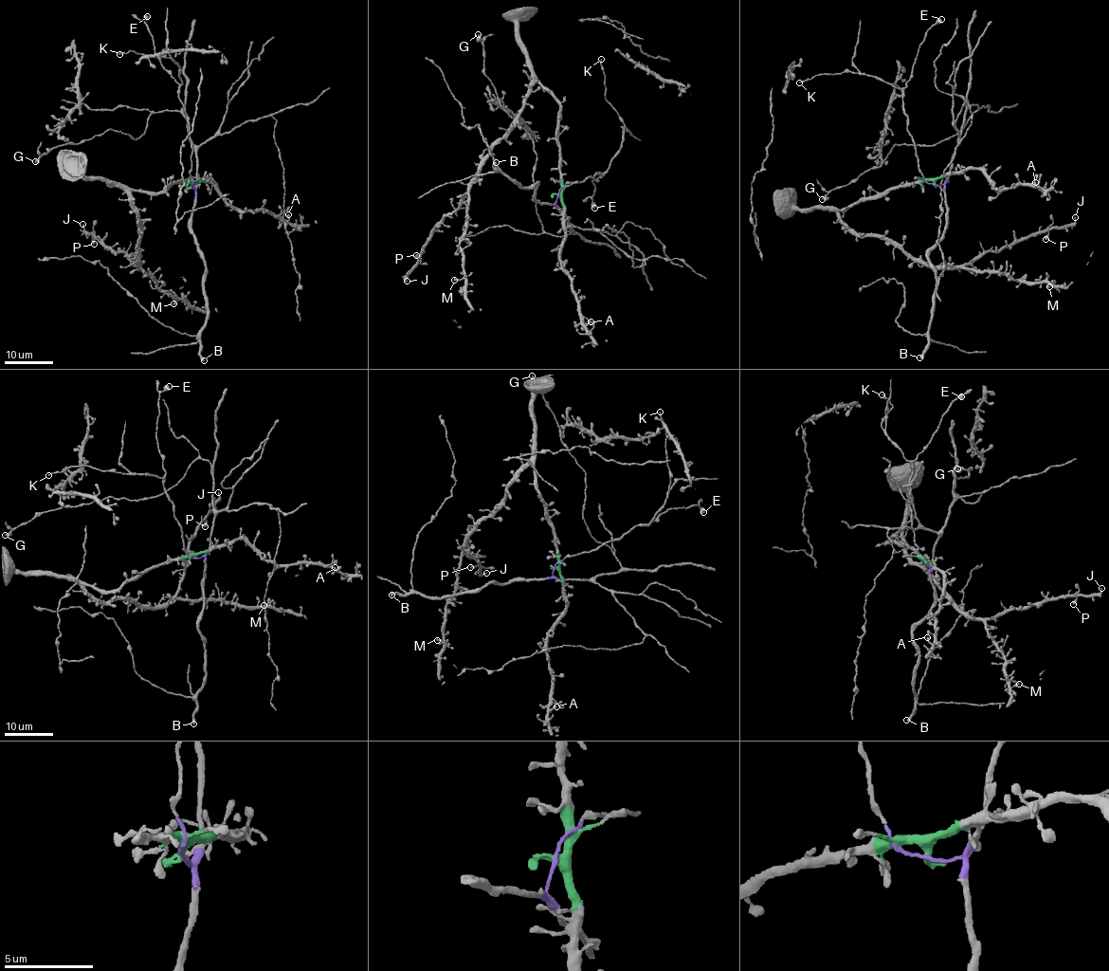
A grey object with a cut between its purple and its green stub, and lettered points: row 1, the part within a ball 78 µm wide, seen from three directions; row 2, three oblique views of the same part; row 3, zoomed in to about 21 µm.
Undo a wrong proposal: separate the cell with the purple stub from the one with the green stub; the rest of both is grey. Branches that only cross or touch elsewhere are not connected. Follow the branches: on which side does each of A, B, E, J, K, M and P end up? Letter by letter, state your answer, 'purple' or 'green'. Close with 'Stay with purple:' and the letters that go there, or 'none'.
A: green
B: purple
E: purple
J: green
K: purple
M: green
P: green
Stay with purple: B, E, K

